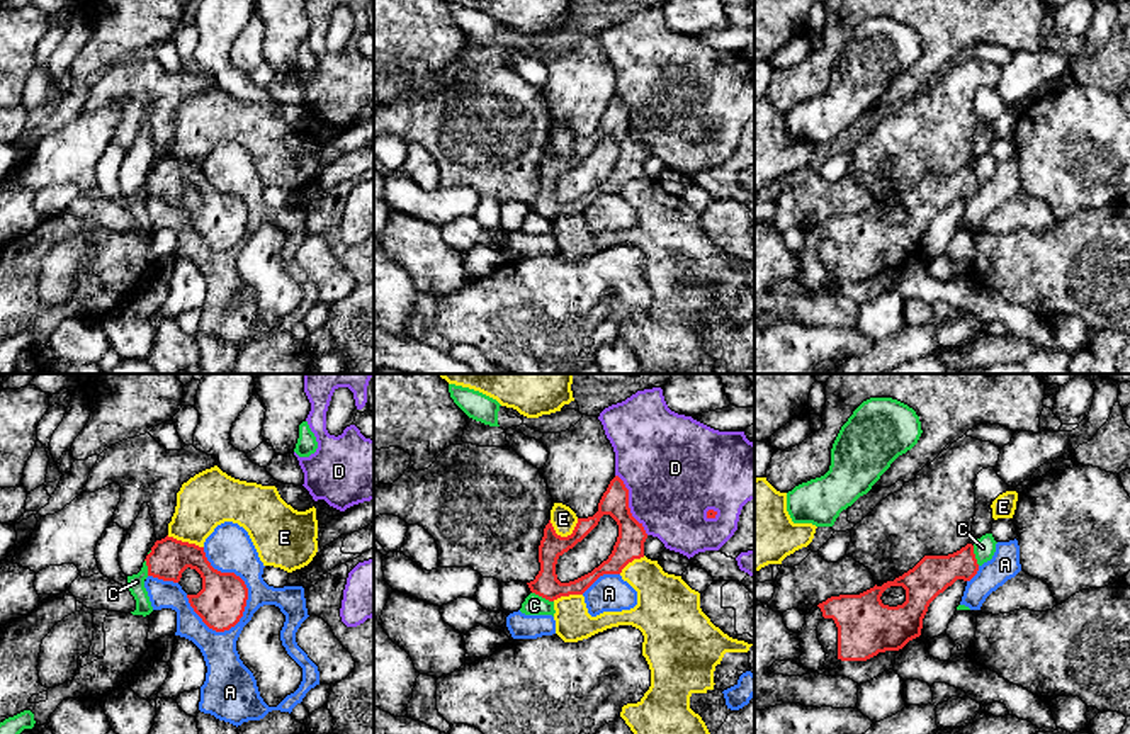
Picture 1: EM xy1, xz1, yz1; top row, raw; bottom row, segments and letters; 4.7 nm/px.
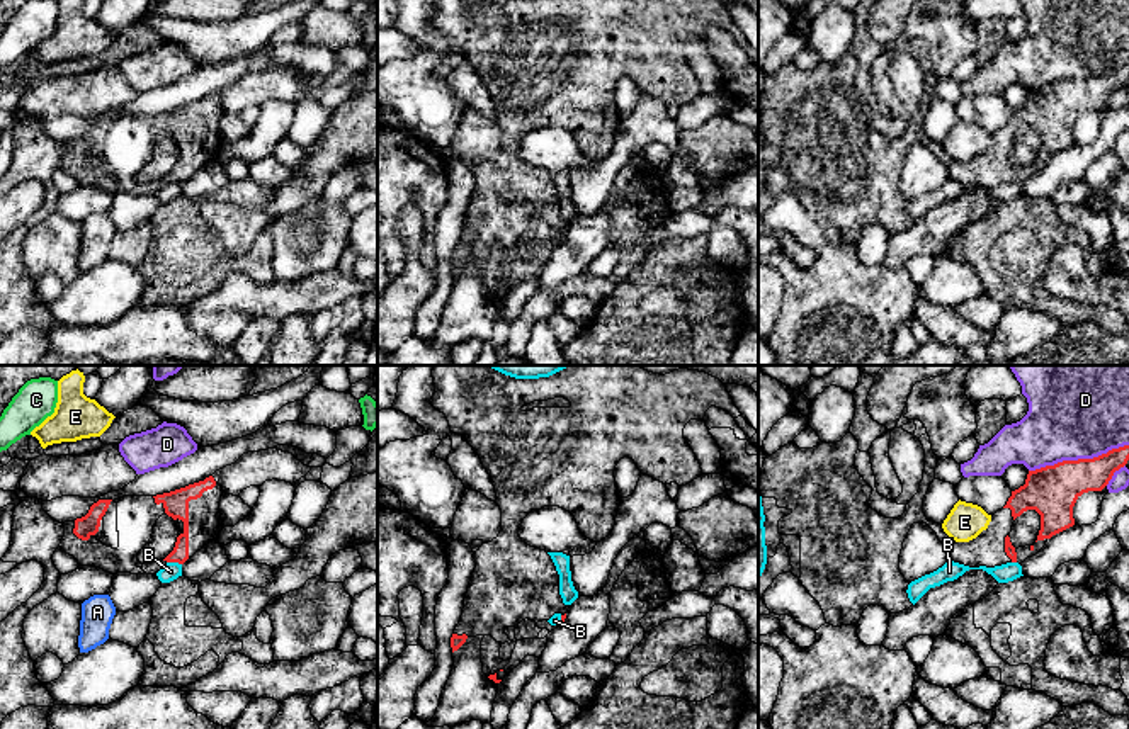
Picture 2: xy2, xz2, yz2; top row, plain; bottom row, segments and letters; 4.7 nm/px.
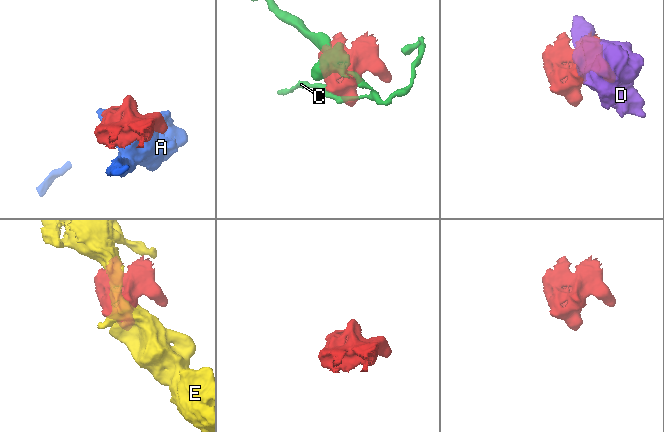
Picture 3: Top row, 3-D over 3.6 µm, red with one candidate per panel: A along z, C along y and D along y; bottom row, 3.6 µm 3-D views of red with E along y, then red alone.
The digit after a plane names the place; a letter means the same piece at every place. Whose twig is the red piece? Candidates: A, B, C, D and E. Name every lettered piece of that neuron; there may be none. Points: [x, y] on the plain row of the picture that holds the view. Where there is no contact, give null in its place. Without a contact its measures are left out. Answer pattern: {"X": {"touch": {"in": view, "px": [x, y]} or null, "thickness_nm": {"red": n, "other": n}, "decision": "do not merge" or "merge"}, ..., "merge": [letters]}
{"A": {"touch": {"in": "xy1", "px": [245, 204]}, "thickness_nm": {"red": 220, "other": 220}, "decision": "do not merge"}, "B": {"touch": {"in": "xy2", "px": [174, 180]}, "thickness_nm": {"red": 100, "other": 90}, "decision": "do not merge"}, "C": {"touch": {"in": "xz1", "px": [542, 216]}, "thickness_nm": {"red": 120, "other": 100}, "decision": "do not merge"}, "D": {"touch": {"in": "yz2", "px": [1078, 79]}, "thickness_nm": {"red": 240, "other": 380}, "decision": "do not merge"}, "E": {"touch": {"in": "xz1", "px": [564, 157]}, "thickness_nm": {"red": 120, "other": 120}, "decision": "do not merge"}, "merge": []}

